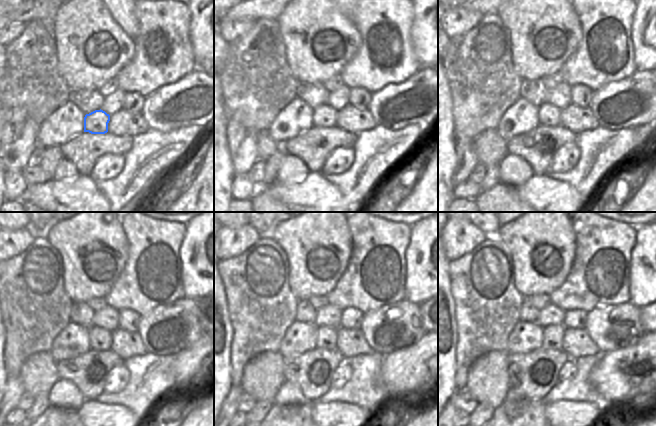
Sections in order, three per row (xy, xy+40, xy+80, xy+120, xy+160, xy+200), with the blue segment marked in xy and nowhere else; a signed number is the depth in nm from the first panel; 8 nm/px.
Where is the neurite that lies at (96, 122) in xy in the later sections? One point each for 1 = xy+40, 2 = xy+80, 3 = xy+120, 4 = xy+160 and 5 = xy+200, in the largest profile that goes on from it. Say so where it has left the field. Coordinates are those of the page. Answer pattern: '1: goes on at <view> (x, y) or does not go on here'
1: goes on at xy+40 (324, 116)
2: goes on at xy+80 (548, 115)
3: goes on at xy+120 (100, 339)
4: goes on at xy+160 (325, 336)
5: goes on at xy+200 (552, 336)

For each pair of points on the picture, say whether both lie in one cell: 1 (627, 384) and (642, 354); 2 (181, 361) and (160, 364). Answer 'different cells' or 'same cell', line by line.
1: same cell
2: different cells

